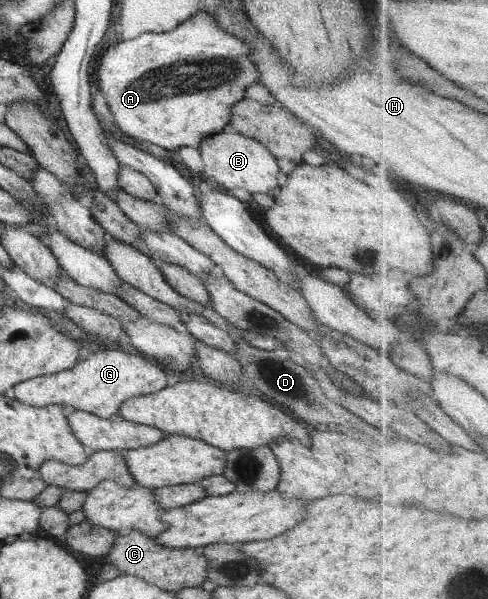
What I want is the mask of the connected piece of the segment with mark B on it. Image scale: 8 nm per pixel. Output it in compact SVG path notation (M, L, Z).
M223 131L205 137L198 146L203 162L202 174L215 178L223 188L245 188L247 192L273 192L278 184L279 166L276 156L258 140L243 136L237 131Z

